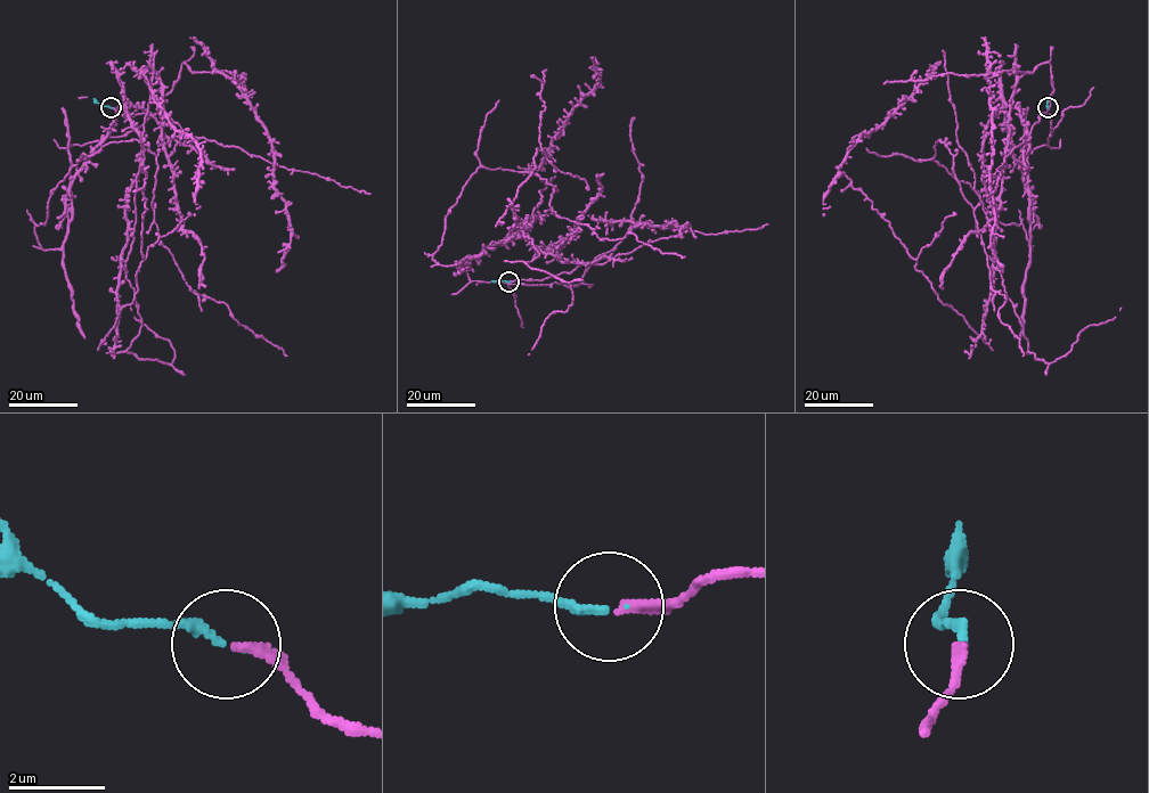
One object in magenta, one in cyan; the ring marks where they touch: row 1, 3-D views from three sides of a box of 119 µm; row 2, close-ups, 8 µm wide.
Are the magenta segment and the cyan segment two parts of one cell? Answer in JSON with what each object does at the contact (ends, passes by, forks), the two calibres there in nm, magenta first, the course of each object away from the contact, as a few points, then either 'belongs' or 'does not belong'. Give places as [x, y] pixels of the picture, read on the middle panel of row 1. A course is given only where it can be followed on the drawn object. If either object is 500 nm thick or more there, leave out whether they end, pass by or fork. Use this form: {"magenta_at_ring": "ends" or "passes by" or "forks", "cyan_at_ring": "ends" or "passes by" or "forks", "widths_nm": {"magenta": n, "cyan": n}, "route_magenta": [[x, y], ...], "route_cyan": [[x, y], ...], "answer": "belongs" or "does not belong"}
{"magenta_at_ring": "ends", "cyan_at_ring": "ends", "widths_nm": {"magenta": 190, "cyan": 170}, "route_magenta": [[510, 281], [588, 262], [524, 237], [434, 260], [479, 166], [545, 179], [555, 214], [601, 238], [684, 256]], "route_cyan": [[508, 281], [491, 281]], "answer": "belongs"}

